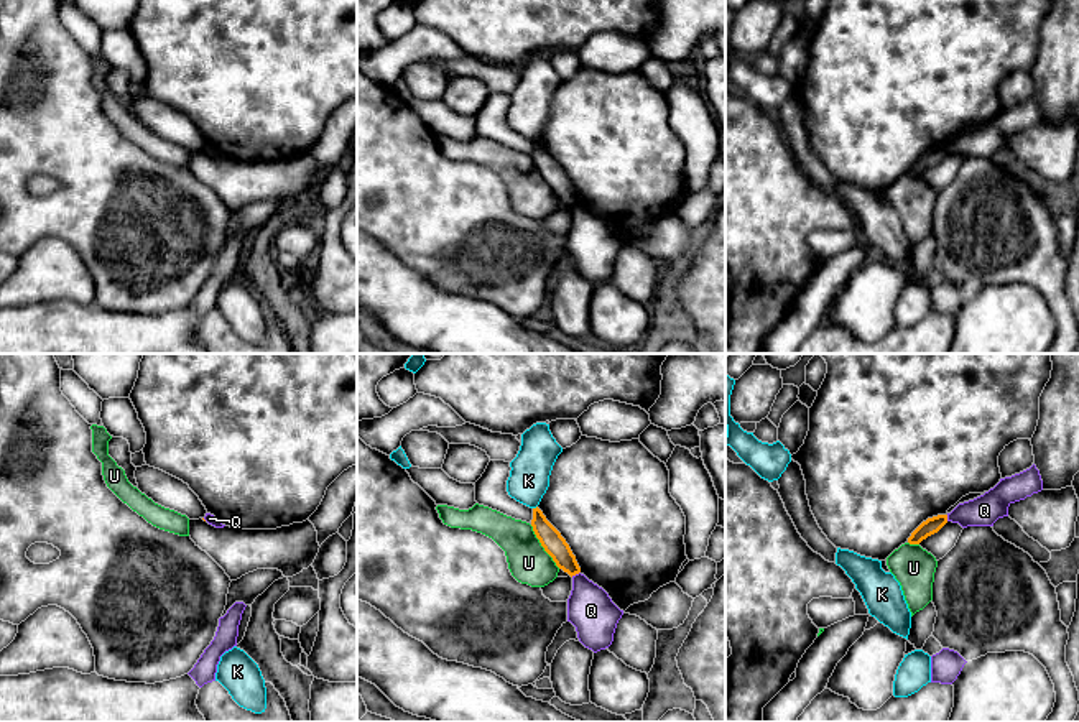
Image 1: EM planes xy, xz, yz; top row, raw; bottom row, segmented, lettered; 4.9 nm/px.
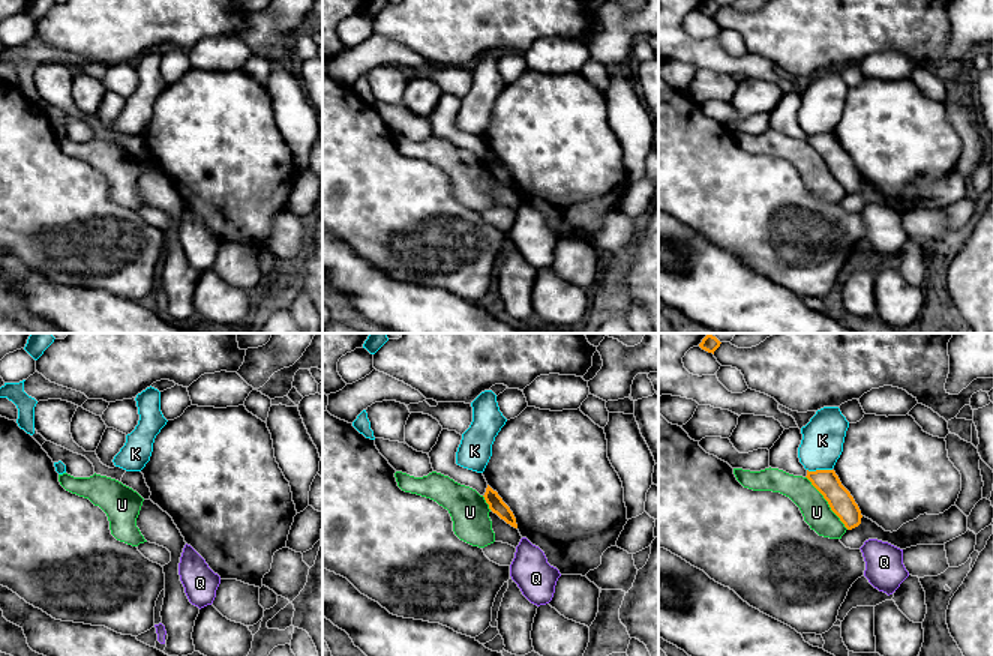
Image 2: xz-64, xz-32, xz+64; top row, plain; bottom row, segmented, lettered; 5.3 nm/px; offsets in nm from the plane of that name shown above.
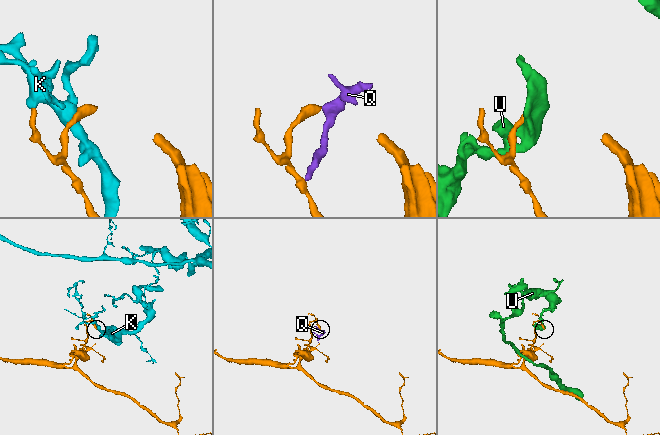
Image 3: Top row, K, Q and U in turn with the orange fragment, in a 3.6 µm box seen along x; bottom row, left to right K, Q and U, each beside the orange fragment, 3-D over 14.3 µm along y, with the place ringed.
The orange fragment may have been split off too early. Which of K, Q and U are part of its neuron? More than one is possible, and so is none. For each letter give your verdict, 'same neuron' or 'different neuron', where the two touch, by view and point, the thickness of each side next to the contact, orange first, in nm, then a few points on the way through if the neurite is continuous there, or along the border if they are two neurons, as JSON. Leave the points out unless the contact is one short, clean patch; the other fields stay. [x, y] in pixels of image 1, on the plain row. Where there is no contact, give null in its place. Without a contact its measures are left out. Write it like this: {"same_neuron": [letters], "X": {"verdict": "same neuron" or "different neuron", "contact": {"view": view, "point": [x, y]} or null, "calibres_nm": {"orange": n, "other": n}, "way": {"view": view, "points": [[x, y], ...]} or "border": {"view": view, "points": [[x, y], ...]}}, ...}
{"same_neuron": [], "K": {"verdict": "different neuron", "contact": {"view": "xz", "point": [537, 138]}, "calibres_nm": {"orange": 110, "other": 200}}, "Q": {"verdict": "different neuron", "contact": {"view": "xz", "point": [574, 206]}, "calibres_nm": {"orange": 110, "other": 220}, "border": {"view": "xz", "points": [[579, 203], [571, 208]]}}, "U": {"verdict": "different neuron", "contact": {"view": "xz", "point": [541, 176]}, "calibres_nm": {"orange": 110, "other": 200}}}

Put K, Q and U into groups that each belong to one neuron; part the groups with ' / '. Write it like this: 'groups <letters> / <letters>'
groups K / Q / U

